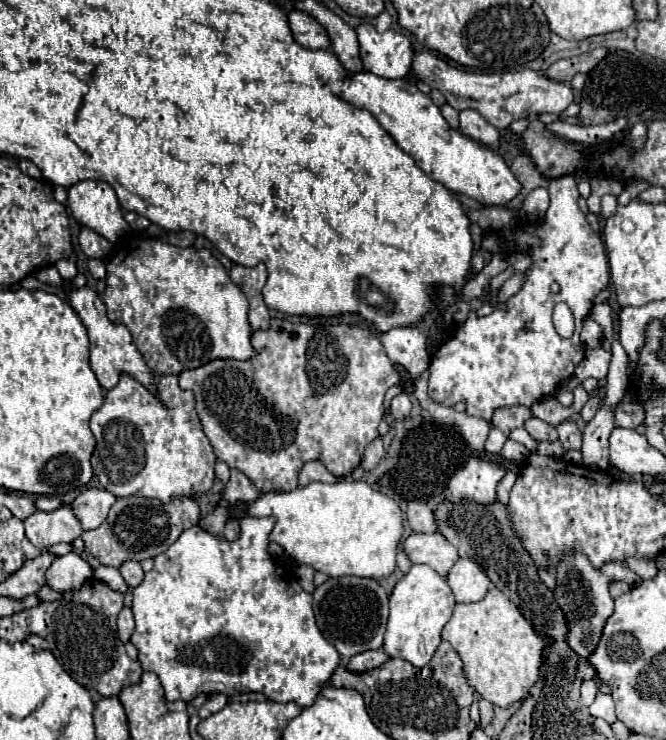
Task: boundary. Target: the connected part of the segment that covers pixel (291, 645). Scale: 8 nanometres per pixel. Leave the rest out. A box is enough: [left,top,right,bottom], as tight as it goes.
[131,516,341,708]

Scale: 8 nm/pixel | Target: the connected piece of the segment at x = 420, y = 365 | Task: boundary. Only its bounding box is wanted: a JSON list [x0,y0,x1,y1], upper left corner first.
[381,328,429,382]

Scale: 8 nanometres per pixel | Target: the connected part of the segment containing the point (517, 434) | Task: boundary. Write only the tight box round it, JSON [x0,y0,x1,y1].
[509,428,537,450]

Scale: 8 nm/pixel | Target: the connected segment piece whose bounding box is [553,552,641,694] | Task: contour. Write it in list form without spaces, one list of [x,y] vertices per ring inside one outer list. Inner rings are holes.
[[[563,554],[561,562],[555,568],[555,600],[561,608],[561,612],[567,618],[567,644],[569,648],[581,658],[577,664],[577,672],[581,674],[581,680],[593,680],[597,684],[597,692],[599,694],[611,694],[611,686],[603,680],[599,680],[597,670],[593,668],[593,664],[589,662],[589,656],[593,654],[593,650],[597,648],[605,622],[607,618],[613,614],[613,598],[609,596],[609,584],[615,580],[625,580],[631,586],[637,586],[641,582],[641,578],[631,572],[629,568],[625,568],[619,560],[609,560],[605,562],[601,568],[595,568],[591,564],[591,560],[585,554]]]

